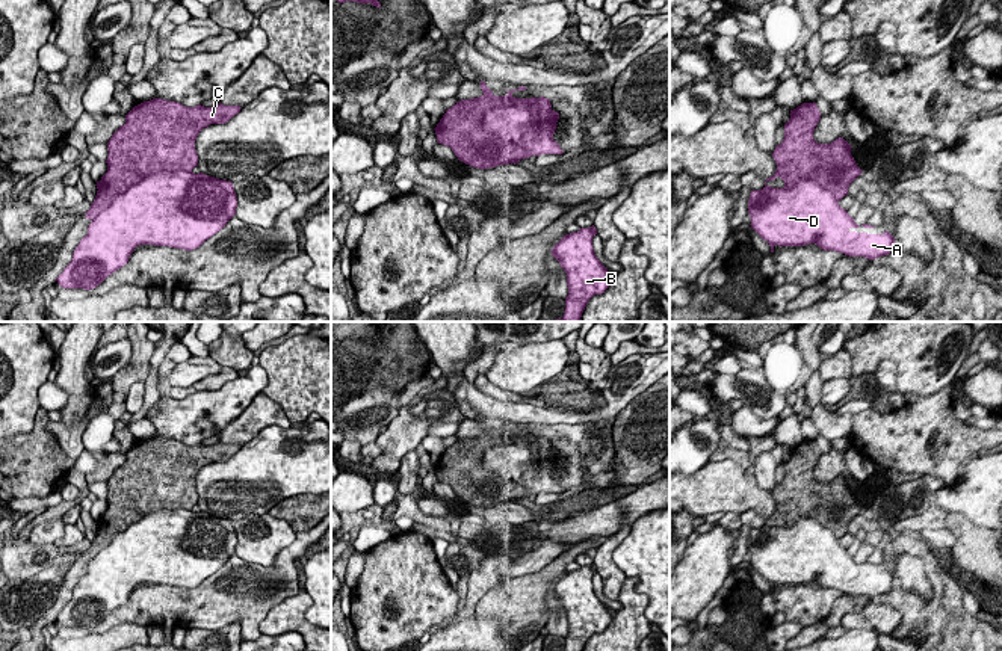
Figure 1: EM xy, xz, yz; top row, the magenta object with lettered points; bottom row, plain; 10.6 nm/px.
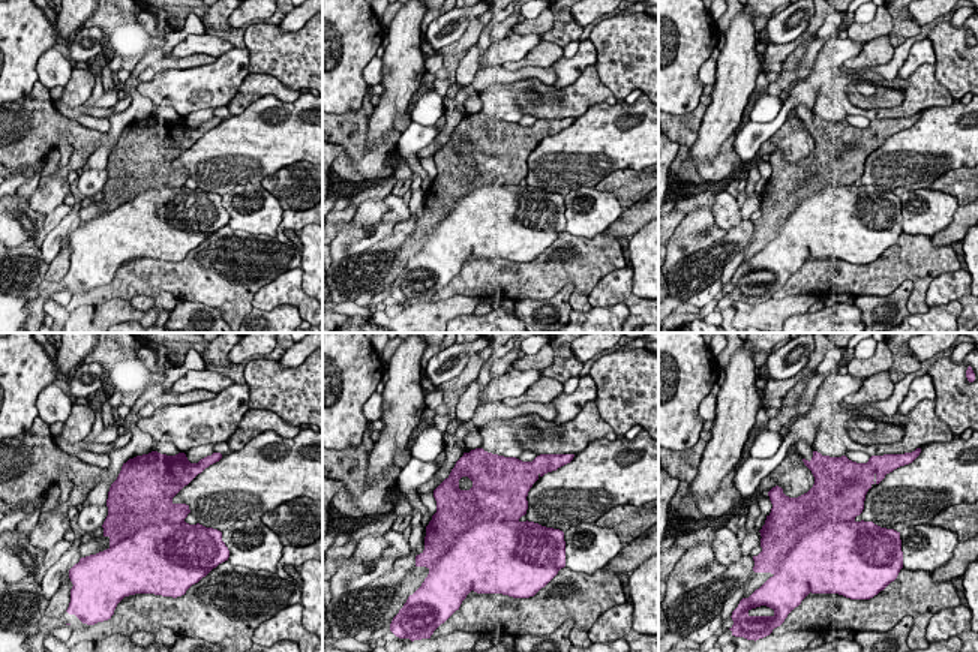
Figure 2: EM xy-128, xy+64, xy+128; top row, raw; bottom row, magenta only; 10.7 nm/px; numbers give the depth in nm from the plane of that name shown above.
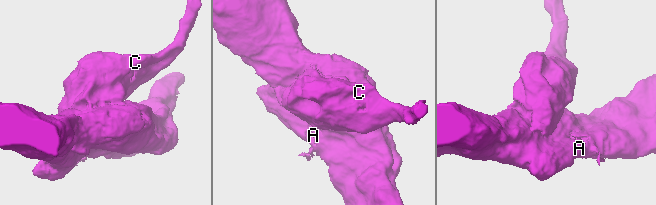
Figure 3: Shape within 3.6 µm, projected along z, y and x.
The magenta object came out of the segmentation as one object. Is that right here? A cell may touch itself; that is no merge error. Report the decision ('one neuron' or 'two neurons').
two neurons

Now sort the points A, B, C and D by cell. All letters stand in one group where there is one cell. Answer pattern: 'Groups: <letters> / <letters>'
Groups: A B D / C

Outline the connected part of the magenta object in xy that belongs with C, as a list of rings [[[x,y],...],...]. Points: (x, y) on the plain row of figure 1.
[[[153,437],[135,444],[107,480],[107,511],[97,520],[97,535],[86,550],[95,557],[131,523],[160,509],[192,511],[198,504],[195,479],[210,462],[225,462],[240,444],[186,446]]]

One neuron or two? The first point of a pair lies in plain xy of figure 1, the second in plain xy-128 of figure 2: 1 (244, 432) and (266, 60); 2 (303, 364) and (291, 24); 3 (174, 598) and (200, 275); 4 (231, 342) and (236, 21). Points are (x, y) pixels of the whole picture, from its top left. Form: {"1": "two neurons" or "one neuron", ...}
{"1": "two neurons", "2": "two neurons", "3": "one neuron", "4": "two neurons"}

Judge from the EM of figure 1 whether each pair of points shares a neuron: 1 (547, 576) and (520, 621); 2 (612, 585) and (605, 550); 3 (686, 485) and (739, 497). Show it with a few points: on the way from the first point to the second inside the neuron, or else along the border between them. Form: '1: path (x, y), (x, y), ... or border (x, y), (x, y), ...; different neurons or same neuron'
1: path (537, 586), (525, 598), (525, 610); same neuron
2: path (611, 576), (605, 559); same neuron
3: path (700, 490), (726, 490); same neuron

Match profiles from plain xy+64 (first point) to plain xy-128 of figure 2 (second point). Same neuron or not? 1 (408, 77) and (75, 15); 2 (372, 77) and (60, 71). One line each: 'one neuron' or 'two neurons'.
1: one neuron
2: one neuron

